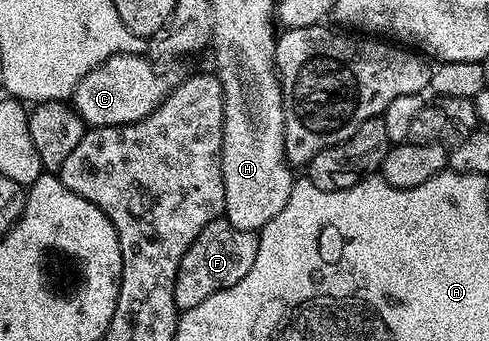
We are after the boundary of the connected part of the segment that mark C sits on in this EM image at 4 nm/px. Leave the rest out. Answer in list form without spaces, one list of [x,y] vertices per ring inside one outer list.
[[[117,53],[100,63],[74,89],[72,104],[87,126],[127,125],[144,119],[167,97],[176,84],[176,77],[165,73],[149,56]]]

